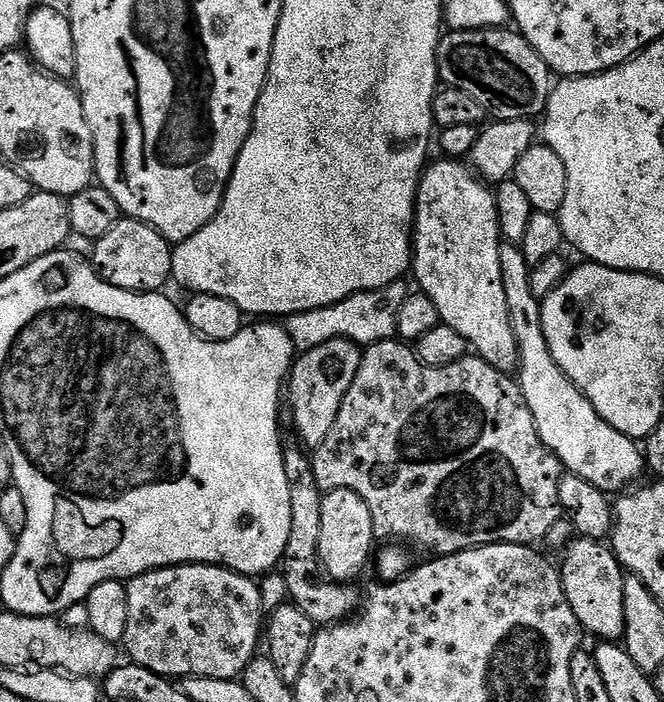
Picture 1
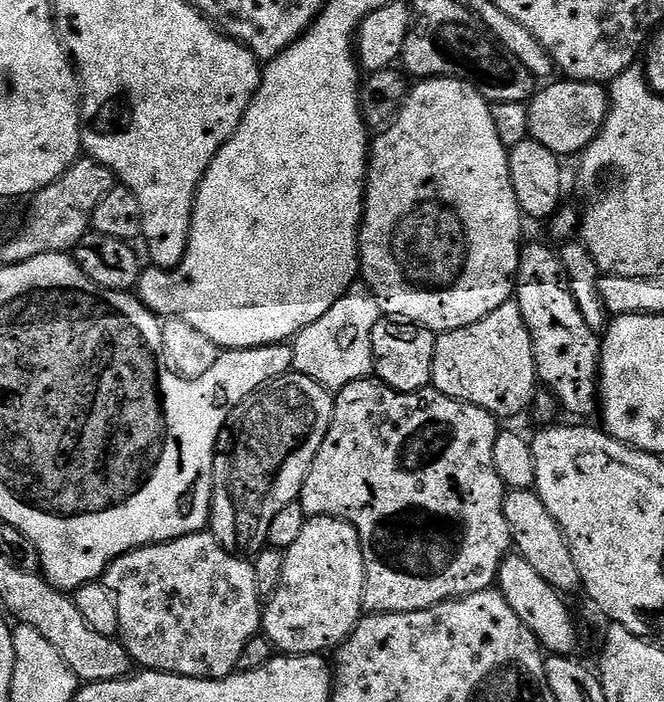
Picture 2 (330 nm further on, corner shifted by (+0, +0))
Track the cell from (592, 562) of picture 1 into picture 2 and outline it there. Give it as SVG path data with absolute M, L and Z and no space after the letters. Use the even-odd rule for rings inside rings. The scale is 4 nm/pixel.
M517 488L509 491L504 498L504 513L506 522L510 522L512 543L515 551L523 560L534 566L534 571L542 574L551 588L561 594L569 594L581 587L578 566L574 564L574 554L564 537L564 531L554 522L550 510L542 502L535 490Z

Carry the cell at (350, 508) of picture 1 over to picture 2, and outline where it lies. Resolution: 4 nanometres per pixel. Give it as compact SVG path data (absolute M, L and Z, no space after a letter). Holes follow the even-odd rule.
M313 516L302 526L302 535L284 552L282 578L262 608L262 632L277 653L285 656L324 654L344 643L364 612L364 555L358 530L333 516Z

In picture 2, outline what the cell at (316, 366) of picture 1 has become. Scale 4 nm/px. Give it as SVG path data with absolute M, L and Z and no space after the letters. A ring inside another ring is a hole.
M289 370L283 376L279 376L277 380L273 380L271 384L259 388L252 396L247 396L243 402L228 417L228 423L220 431L220 437L216 443L216 457L212 463L212 518L210 521L210 531L216 537L217 542L227 550L227 552L235 552L237 554L255 554L261 548L268 544L268 535L270 534L270 521L277 516L285 506L297 503L300 498L300 491L306 482L306 474L310 474L310 466L314 462L314 458L318 454L318 450L322 446L322 442L326 438L326 434L330 430L330 422L332 421L332 405L334 396L327 388L323 388L318 382L314 382L314 378L304 376L295 370Z

